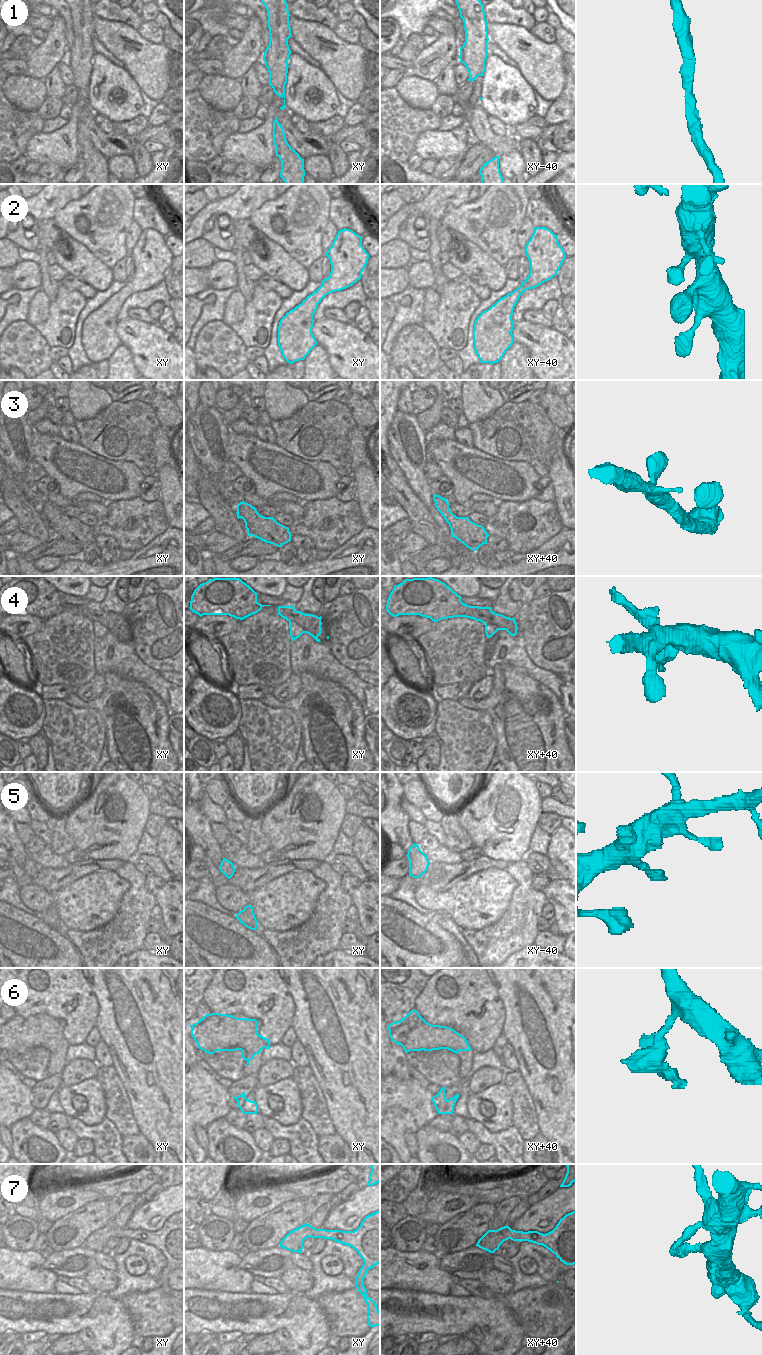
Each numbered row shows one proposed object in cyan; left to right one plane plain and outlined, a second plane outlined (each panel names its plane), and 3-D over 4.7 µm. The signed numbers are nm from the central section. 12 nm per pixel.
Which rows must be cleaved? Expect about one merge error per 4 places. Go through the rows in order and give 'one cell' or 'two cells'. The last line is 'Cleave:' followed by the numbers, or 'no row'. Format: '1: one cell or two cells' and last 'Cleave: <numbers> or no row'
1: one cell
2: one cell
3: one cell
4: two cells
5: one cell
6: two cells
7: one cell
Cleave: 4, 6

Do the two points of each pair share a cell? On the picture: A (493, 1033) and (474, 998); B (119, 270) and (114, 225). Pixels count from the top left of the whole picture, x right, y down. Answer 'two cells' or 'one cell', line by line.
A: two cells
B: two cells

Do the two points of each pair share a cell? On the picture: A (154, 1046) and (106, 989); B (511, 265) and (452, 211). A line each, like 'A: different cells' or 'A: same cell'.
A: same cell
B: different cells

